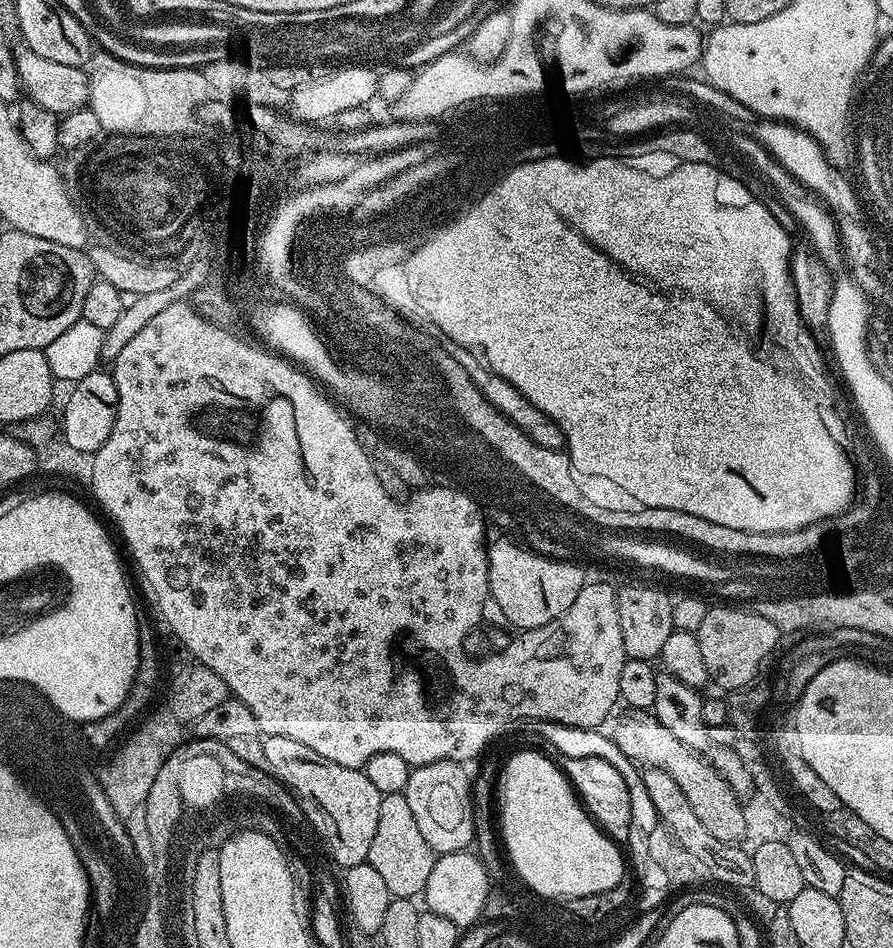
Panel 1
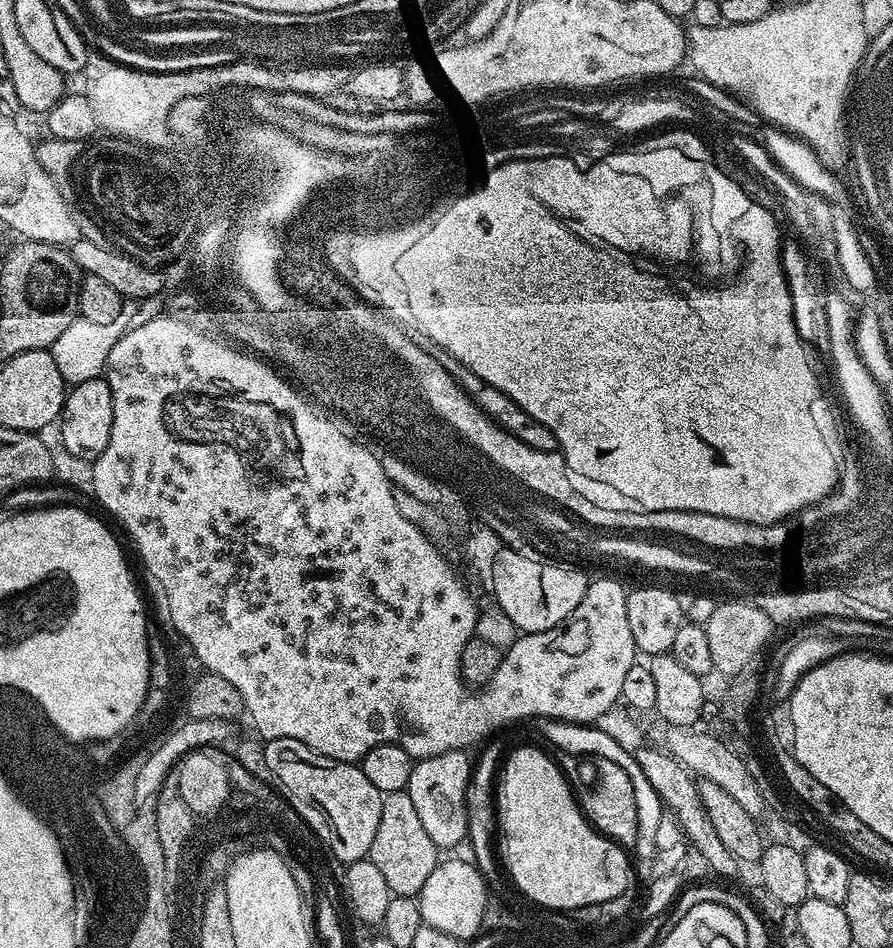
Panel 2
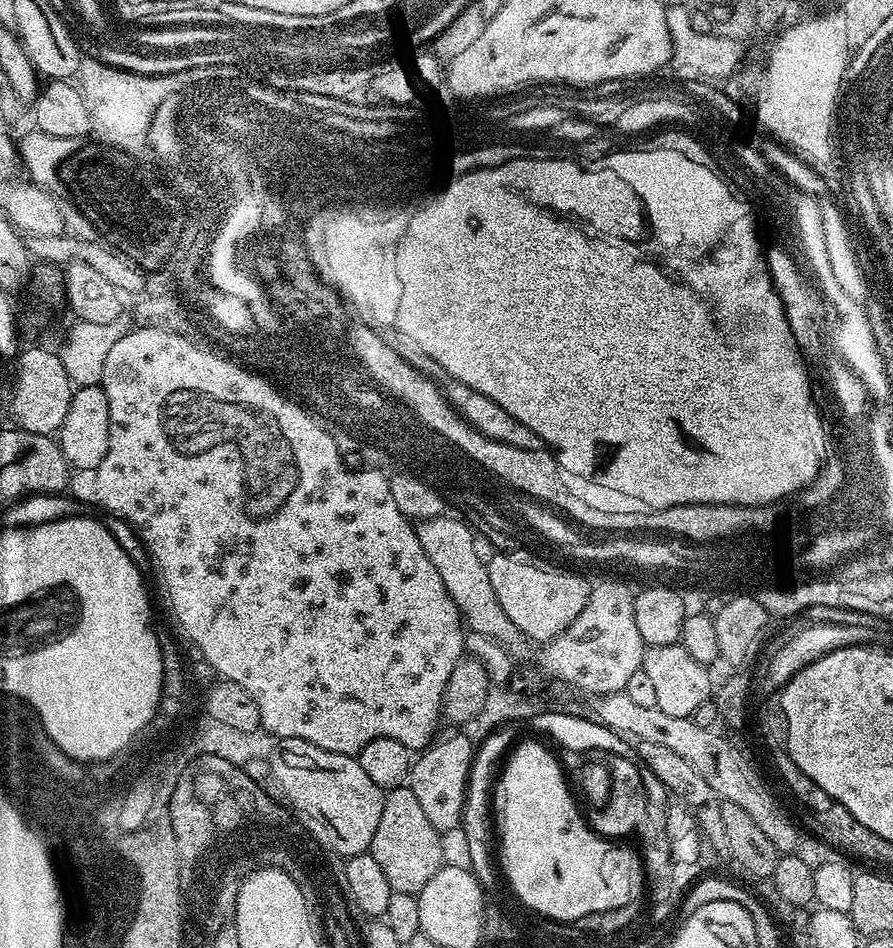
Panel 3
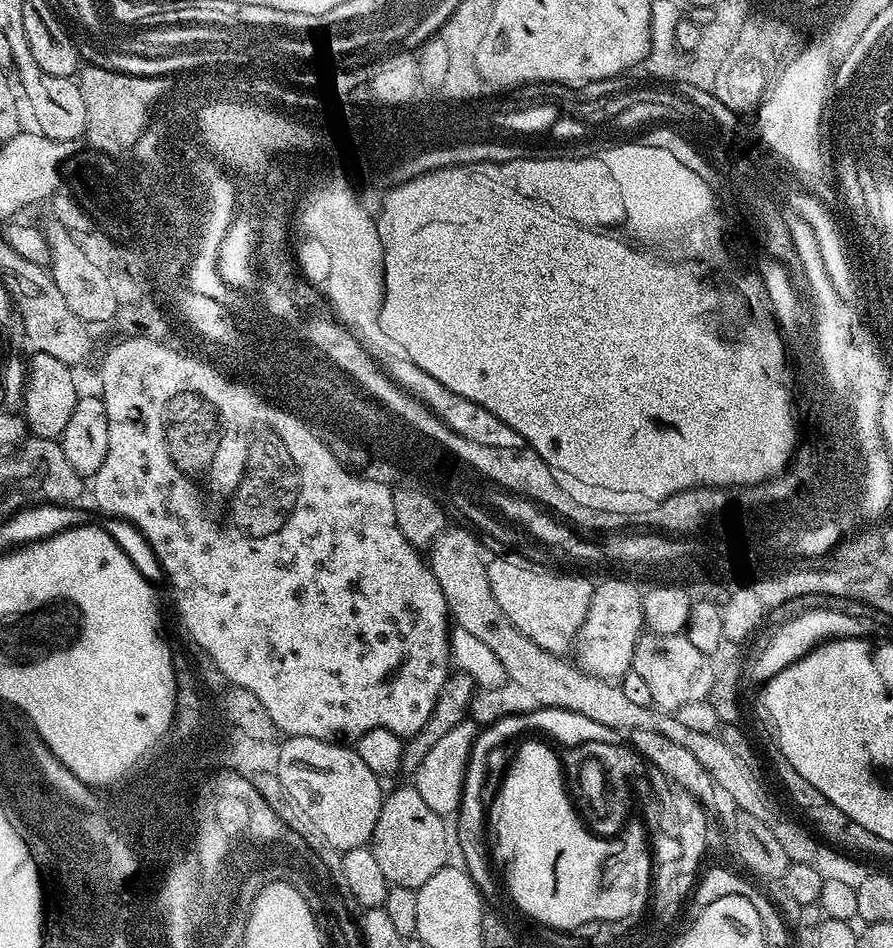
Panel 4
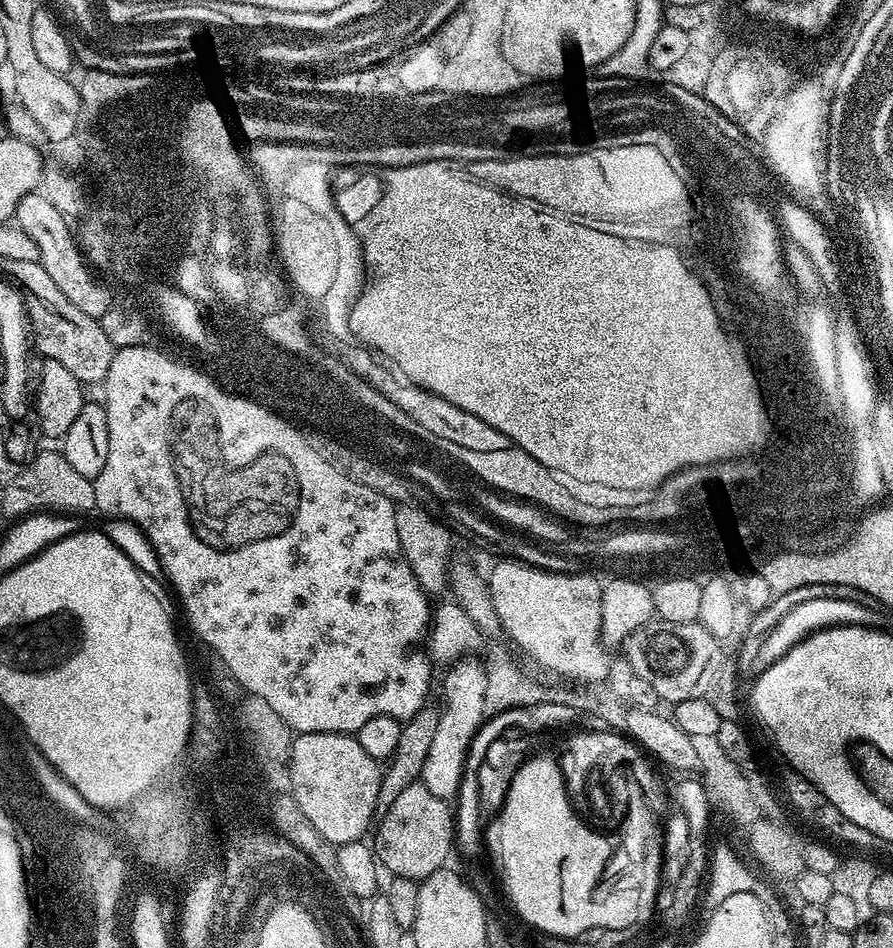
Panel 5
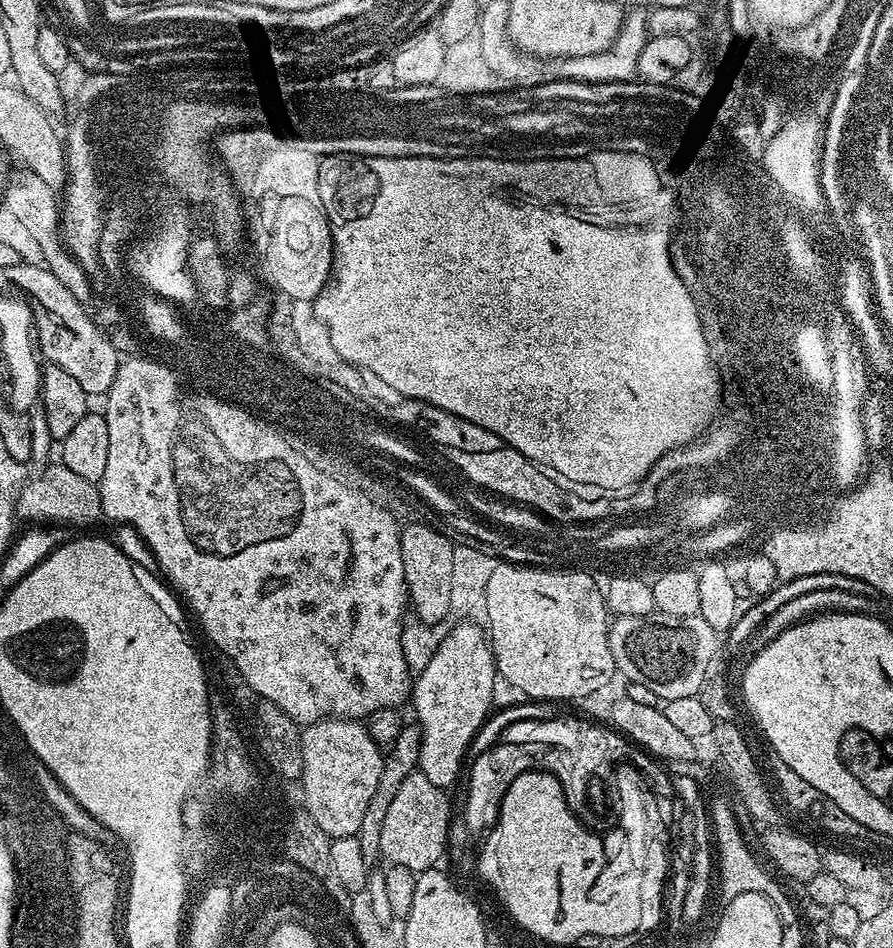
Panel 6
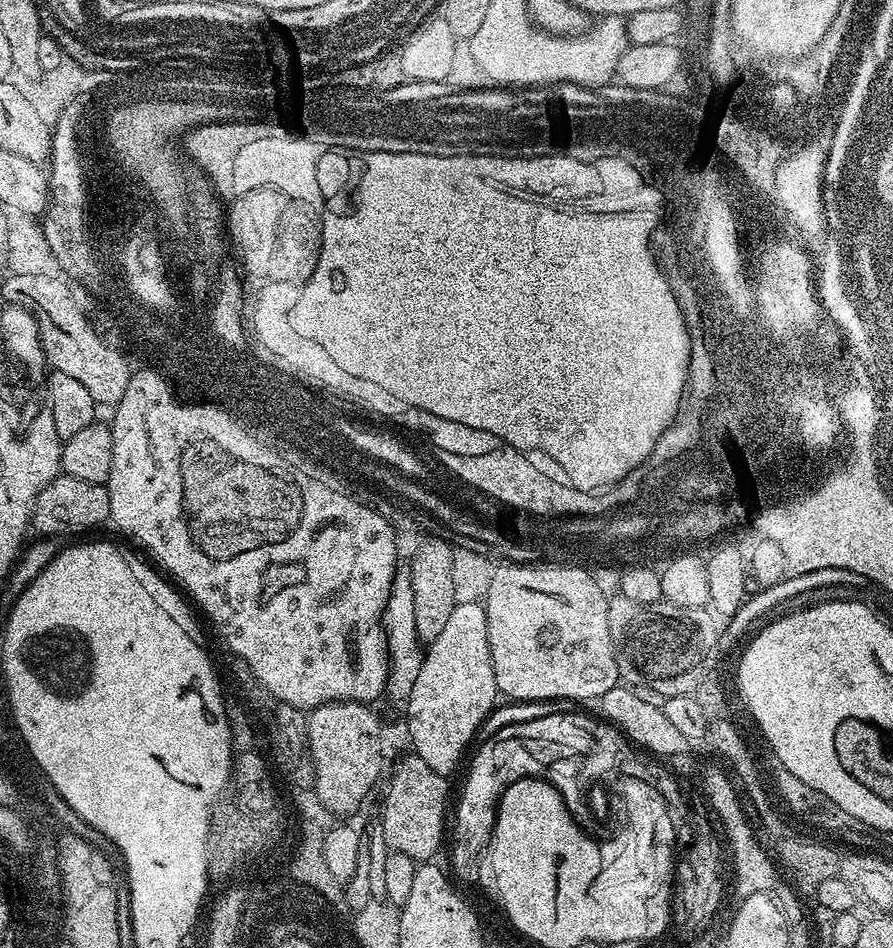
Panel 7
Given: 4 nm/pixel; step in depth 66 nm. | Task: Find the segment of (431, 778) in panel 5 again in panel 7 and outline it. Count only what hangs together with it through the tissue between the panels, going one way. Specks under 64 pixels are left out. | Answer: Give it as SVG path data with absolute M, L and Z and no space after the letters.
M457 604L442 634L438 634L438 638L427 645L420 662L418 678L414 678L414 686L406 701L411 751L422 758L430 770L445 778L451 777L460 759L461 764L465 759L469 751L468 743L477 739L480 725L493 711L496 699L498 693L490 658L488 615L484 604Z

